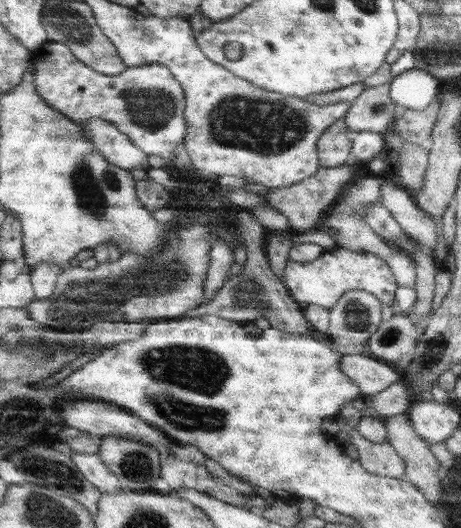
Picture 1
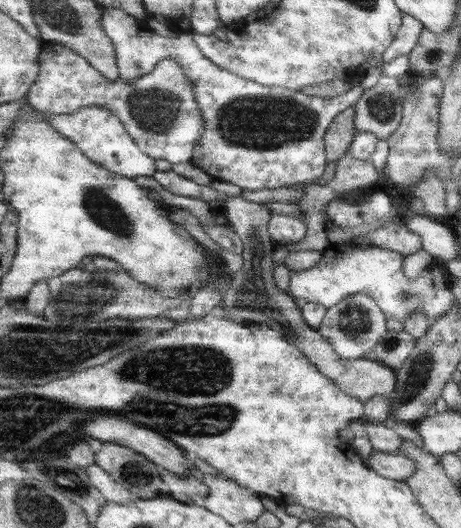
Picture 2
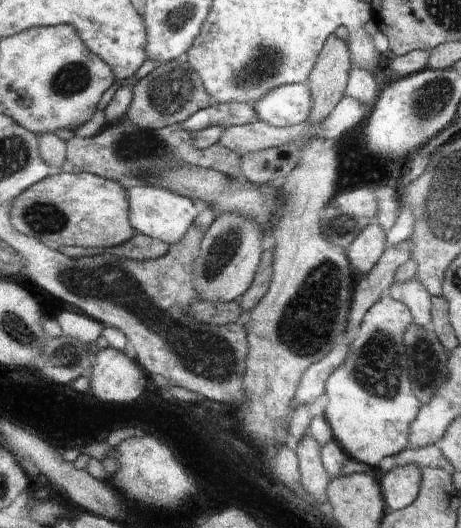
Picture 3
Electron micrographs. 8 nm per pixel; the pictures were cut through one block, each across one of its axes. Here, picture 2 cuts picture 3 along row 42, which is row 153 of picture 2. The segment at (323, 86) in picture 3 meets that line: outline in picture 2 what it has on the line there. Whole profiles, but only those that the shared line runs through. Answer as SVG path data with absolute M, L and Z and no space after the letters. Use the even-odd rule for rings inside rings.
M353 106L336 115L324 135L326 161L338 161L350 153L350 144L354 143L357 128L354 126L355 110Z

